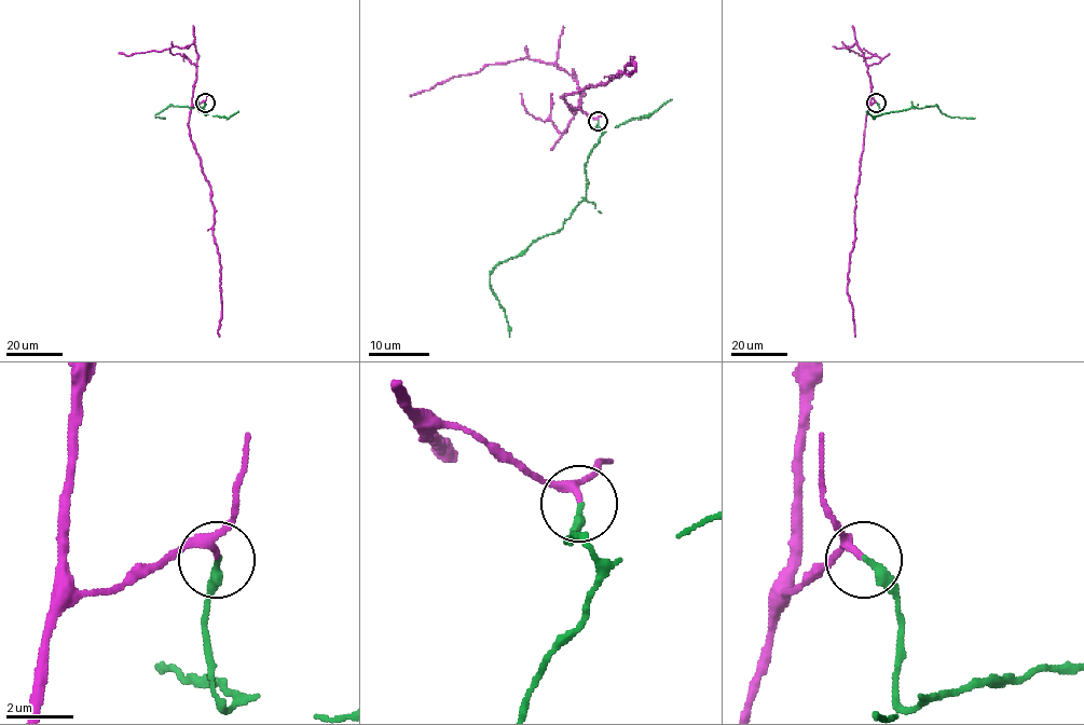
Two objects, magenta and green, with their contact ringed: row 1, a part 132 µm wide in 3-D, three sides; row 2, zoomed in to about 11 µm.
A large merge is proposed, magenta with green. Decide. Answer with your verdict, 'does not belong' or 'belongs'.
belongs

